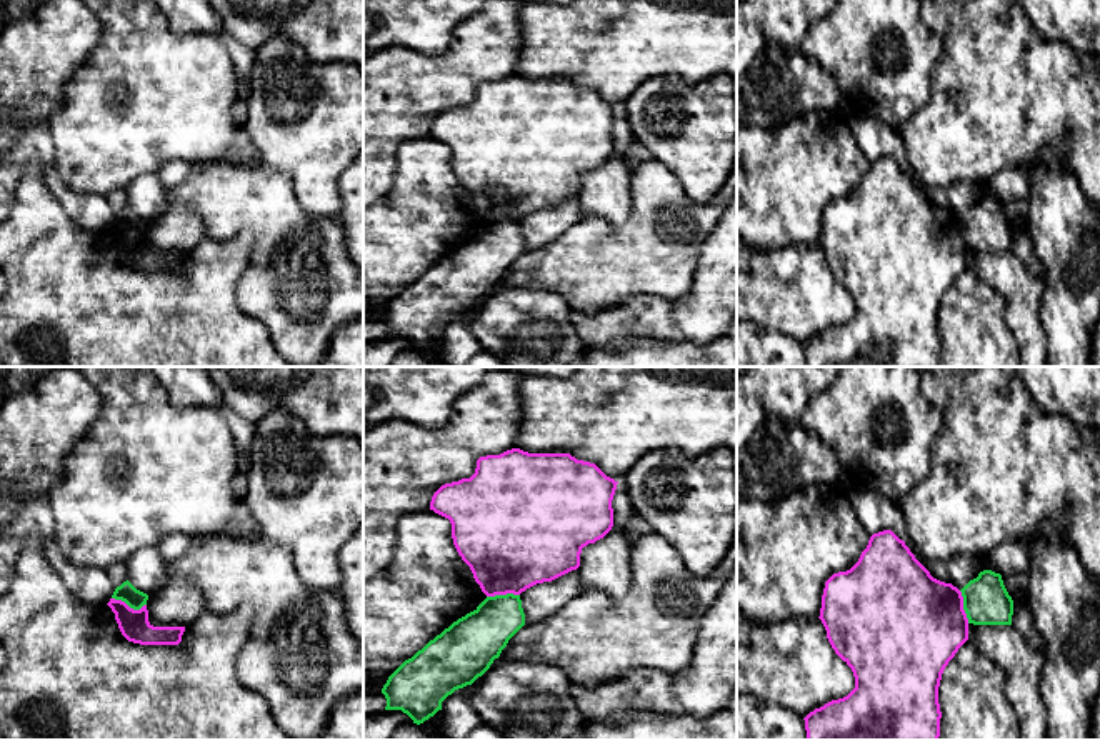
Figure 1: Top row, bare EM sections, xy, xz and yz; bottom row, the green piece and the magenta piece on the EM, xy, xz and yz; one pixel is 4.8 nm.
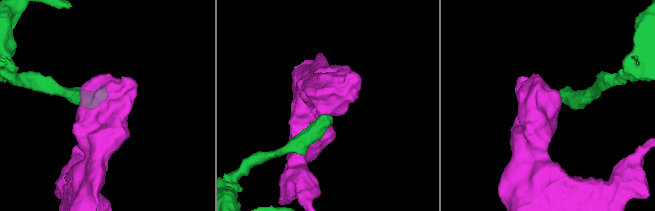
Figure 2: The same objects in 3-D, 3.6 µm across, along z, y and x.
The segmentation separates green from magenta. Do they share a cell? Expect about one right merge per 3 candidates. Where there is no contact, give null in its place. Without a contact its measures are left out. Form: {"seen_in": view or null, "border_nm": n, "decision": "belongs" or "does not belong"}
{"seen_in": "xy", "border_nm": 170, "decision": "does not belong"}

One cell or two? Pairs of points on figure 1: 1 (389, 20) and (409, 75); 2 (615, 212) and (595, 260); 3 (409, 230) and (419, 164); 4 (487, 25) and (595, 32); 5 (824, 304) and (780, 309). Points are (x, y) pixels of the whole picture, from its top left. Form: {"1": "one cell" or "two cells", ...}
{"1": "two cells", "2": "two cells", "3": "one cell", "4": "two cells", "5": "one cell"}

